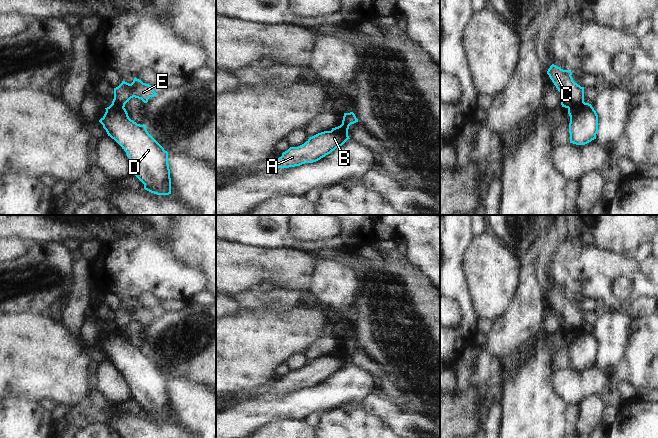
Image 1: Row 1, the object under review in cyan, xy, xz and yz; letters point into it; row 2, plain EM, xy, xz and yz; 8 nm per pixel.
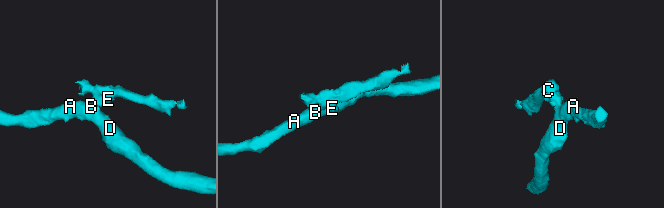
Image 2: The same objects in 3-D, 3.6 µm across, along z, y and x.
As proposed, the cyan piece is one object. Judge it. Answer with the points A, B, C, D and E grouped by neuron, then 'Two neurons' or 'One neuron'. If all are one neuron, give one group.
Groups: A B D / C E. Two neurons.

